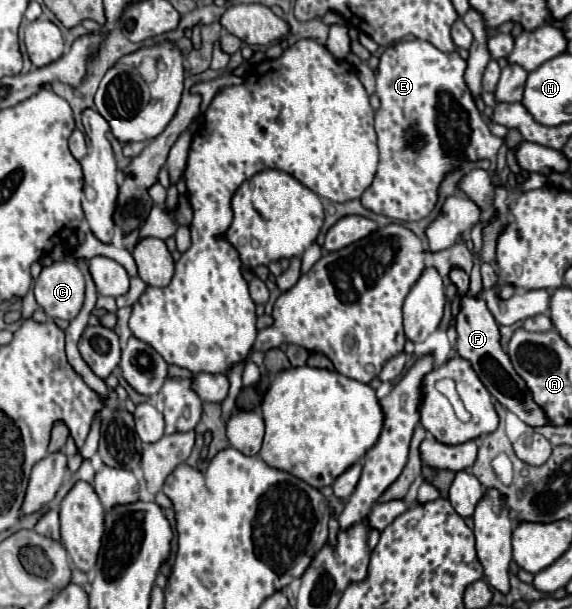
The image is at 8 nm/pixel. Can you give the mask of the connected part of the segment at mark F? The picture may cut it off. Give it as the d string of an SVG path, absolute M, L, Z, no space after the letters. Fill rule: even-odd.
M451 268L449 272L451 282L457 286L457 296L461 296L461 310L455 318L455 330L457 330L457 354L471 362L473 370L481 378L481 382L487 386L491 396L503 404L509 412L513 412L519 420L523 420L527 426L545 426L545 410L533 400L531 390L527 388L525 380L515 372L509 354L501 346L501 334L495 318L491 316L487 304L483 298L469 294L469 274L461 268Z

